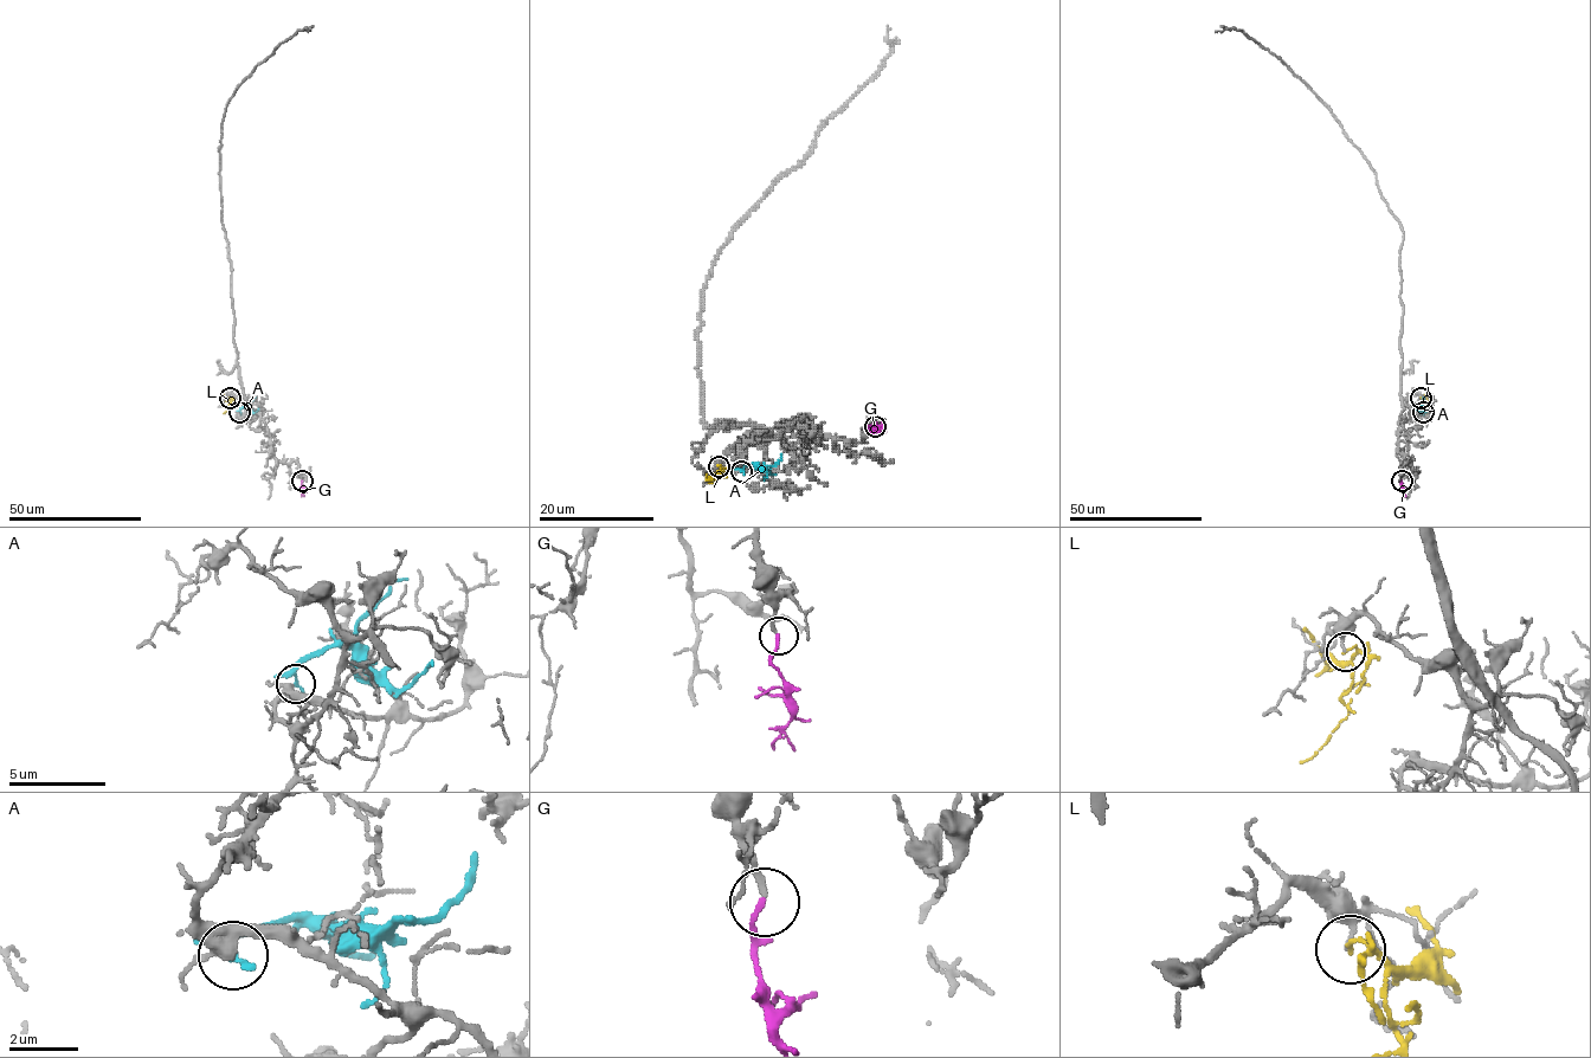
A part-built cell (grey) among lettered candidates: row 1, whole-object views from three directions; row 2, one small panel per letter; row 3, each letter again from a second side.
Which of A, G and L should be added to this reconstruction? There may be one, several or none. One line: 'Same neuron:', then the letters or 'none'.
Same neuron: G

